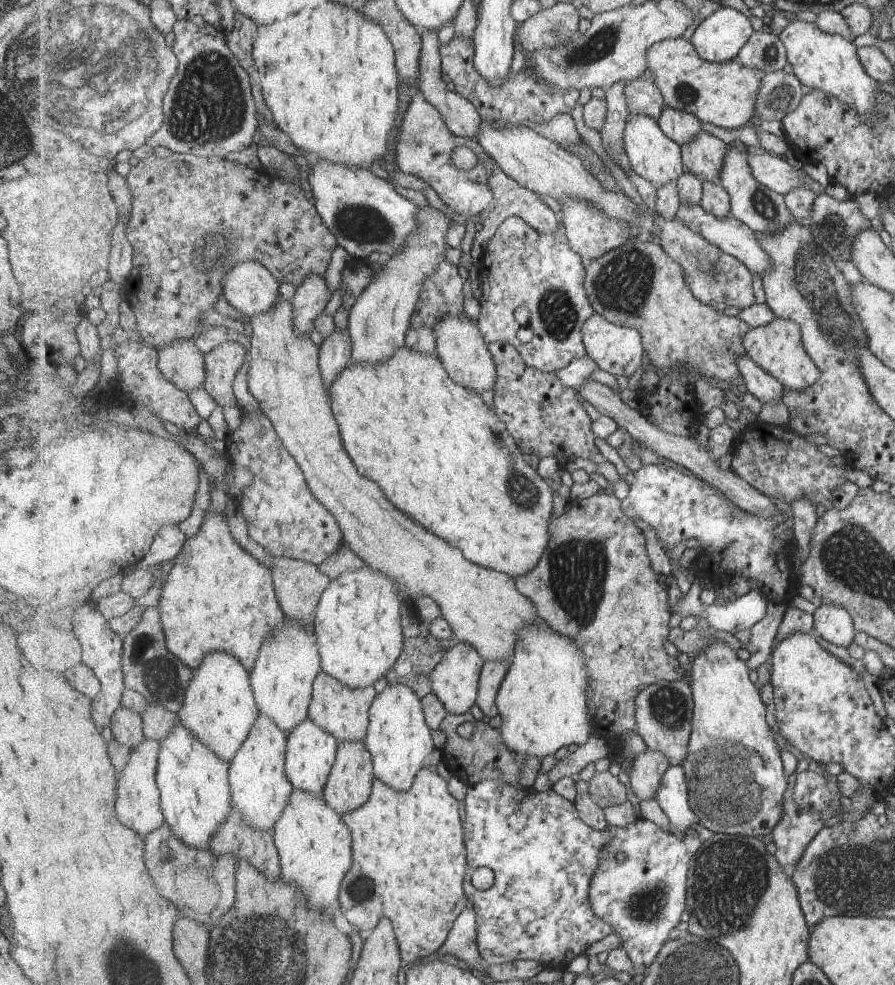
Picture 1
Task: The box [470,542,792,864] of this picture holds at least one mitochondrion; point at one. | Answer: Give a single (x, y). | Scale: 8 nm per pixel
(732, 779)

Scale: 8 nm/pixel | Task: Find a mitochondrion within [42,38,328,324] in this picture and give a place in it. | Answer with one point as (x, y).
(208, 105)

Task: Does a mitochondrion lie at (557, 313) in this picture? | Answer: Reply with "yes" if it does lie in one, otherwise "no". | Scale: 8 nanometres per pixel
yes

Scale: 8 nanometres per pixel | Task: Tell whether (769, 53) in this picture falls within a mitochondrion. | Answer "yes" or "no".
yes

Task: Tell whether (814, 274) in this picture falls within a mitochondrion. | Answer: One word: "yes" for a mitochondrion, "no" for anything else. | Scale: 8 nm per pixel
yes

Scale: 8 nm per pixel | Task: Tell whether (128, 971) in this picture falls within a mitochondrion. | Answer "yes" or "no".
yes

